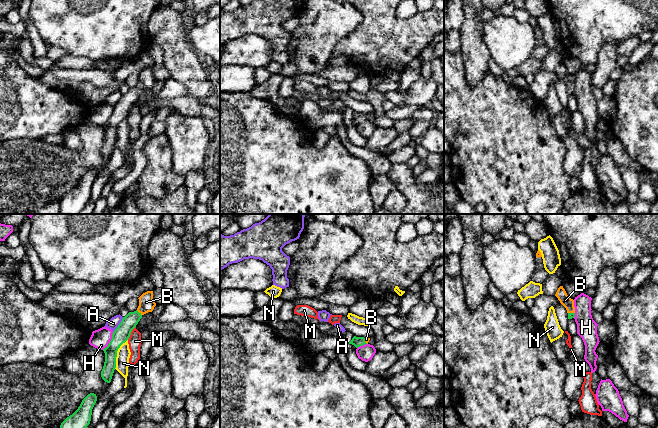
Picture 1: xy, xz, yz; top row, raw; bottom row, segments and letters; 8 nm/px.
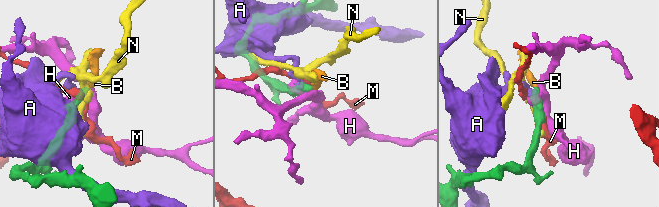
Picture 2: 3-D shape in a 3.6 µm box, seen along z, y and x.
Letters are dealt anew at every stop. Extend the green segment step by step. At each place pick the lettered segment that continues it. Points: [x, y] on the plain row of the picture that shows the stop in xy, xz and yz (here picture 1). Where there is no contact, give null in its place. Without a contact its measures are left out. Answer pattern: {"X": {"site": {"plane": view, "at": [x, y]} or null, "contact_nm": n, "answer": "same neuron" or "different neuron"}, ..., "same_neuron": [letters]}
{"A": {"site": {"plane": "xy", "at": [118, 101]}, "contact_nm": 150, "answer": "different neuron"}, "B": {"site": {"plane": "xy", "at": [139, 89]}, "contact_nm": 60, "answer": "same neuron"}, "H": {"site": {"plane": "xy", "at": [110, 117]}, "contact_nm": 170, "answer": "different neuron"}, "M": {"site": {"plane": "xy", "at": [130, 109]}, "contact_nm": 130, "answer": "different neuron"}, "N": {"site": {"plane": "xy", "at": [116, 130]}, "contact_nm": 260, "answer": "different neuron"}, "same_neuron": ["B"]}

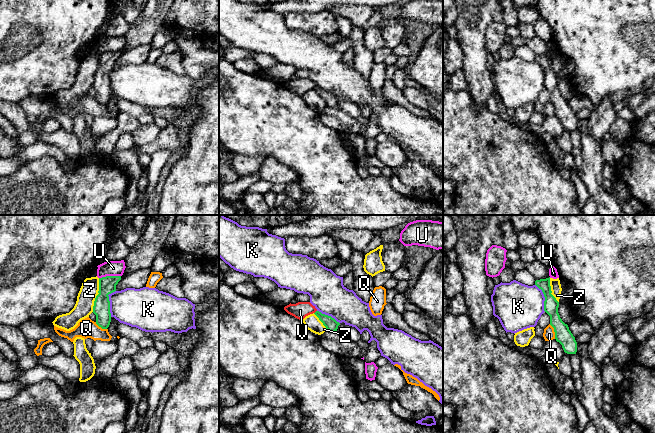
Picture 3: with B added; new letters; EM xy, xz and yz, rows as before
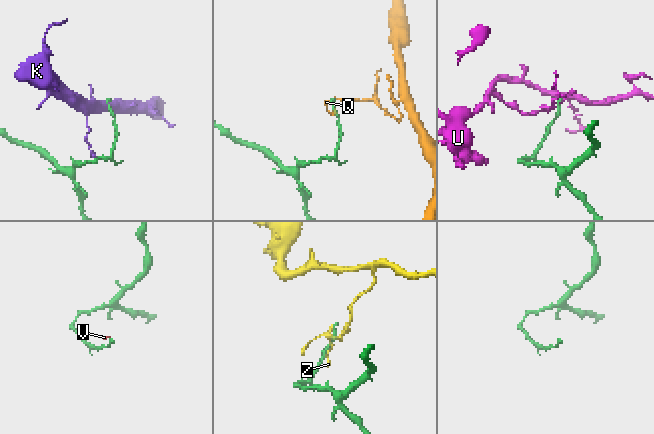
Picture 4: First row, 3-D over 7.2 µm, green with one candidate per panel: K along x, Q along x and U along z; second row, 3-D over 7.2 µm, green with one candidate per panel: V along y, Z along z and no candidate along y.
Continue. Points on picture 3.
{"K": {"site": {"plane": "xy", "at": [109, 78]}, "contact_nm": 220, "answer": "different neuron"}, "Q": {"site": {"plane": "yz", "at": [554, 107]}, "contact_nm": 130, "answer": "different neuron"}, "U": {"site": {"plane": "xy", "at": [109, 52]}, "contact_nm": 180, "answer": "different neuron"}, "V": {"site": {"plane": "xz", "at": [315, 88]}, "contact_nm": 40, "answer": "same neuron"}, "Z": {"site": {"plane": "xy", "at": [97, 71]}, "contact_nm": 280, "answer": "different neuron"}, "same_neuron": ["V"]}

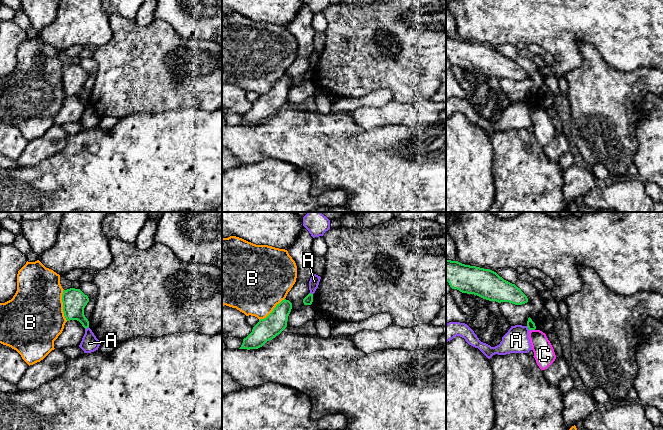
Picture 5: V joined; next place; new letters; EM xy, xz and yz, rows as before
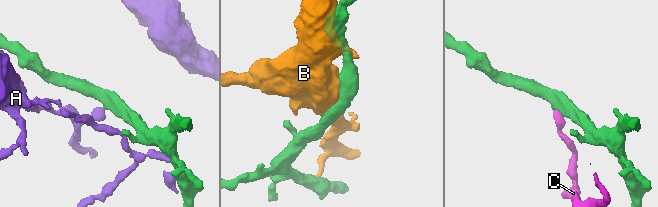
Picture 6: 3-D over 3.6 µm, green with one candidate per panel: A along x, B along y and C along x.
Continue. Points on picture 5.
{"A": {"site": {"plane": "yz", "at": [528, 104]}, "contact_nm": 50, "answer": "different neuron"}, "B": {"site": {"plane": "xy", "at": [63, 81]}, "contact_nm": 260, "answer": "different neuron"}, "C": {"site": {"plane": "yz", "at": [532, 105]}, "contact_nm": 40, "answer": "different neuron"}, "same_neuron": []}

